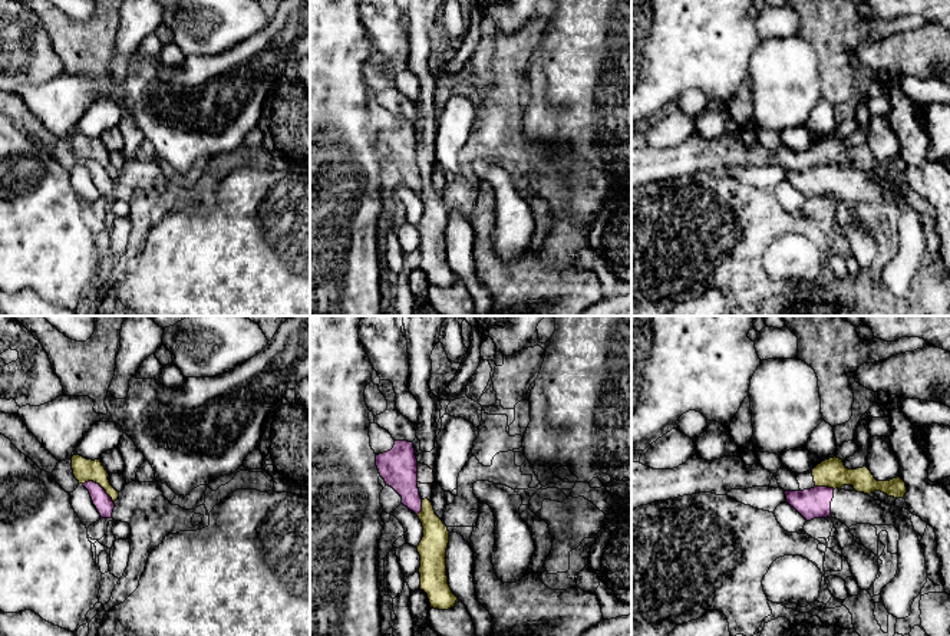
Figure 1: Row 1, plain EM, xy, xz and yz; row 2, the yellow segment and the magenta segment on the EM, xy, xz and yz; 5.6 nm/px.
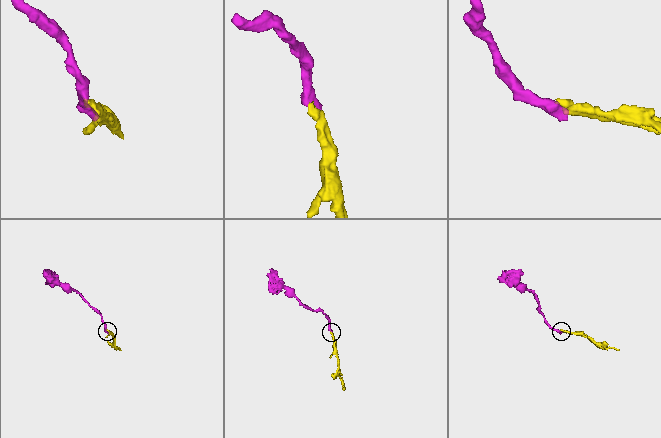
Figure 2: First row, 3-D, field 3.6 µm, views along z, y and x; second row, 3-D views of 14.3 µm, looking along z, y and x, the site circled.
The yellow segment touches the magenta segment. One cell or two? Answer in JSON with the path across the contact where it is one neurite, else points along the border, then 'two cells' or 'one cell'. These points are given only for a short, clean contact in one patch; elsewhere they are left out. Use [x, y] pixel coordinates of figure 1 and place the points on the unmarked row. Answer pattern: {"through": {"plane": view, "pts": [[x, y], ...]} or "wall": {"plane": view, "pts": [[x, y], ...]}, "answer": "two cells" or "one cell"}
{"wall": {"plane": "xy", "pts": [[83, 161], [96, 161], [114, 181]]}, "answer": "two cells"}

